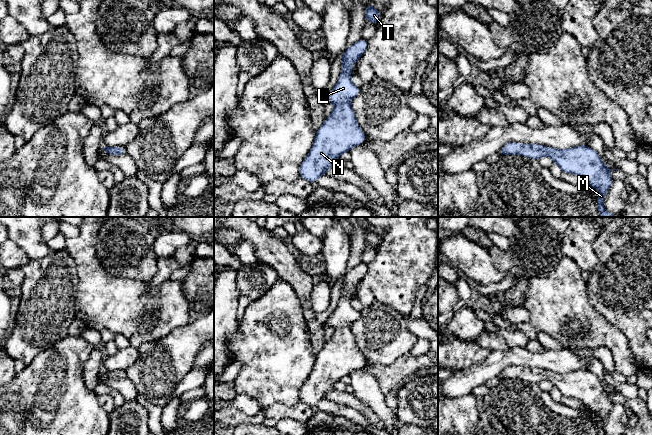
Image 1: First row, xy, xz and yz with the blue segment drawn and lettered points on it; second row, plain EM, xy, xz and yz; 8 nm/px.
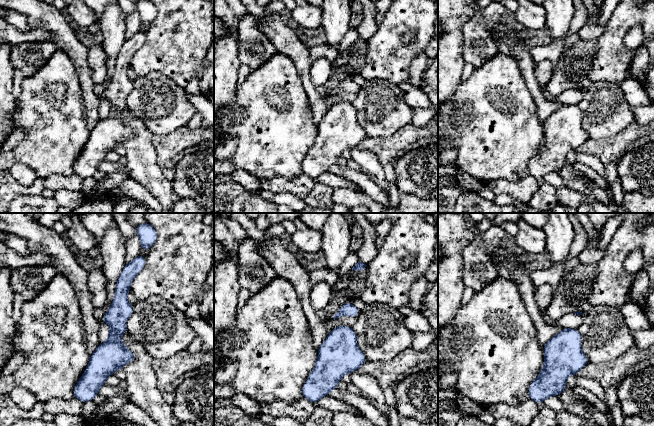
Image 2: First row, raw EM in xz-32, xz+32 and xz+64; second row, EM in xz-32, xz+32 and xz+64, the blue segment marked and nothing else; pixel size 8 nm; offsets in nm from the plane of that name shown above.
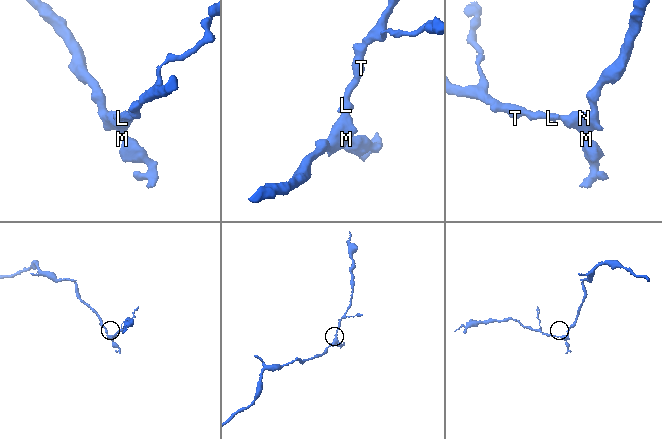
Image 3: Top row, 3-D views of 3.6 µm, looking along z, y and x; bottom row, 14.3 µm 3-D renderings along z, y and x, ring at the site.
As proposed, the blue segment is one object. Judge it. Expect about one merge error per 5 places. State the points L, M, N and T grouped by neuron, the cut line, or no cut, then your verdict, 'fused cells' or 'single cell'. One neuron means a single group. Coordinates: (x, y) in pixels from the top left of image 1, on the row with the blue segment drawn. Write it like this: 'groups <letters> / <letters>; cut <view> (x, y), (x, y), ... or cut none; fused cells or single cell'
groups L M N T; cut none; single cell

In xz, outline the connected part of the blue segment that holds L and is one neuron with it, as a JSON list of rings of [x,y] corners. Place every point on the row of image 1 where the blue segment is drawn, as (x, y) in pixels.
[[[361,38],[342,54],[339,80],[326,98],[335,107],[316,131],[312,149],[299,168],[300,177],[311,183],[317,182],[330,167],[335,166],[334,160],[344,152],[365,142],[366,134],[358,126],[349,100],[361,91],[351,82],[351,72],[367,46],[368,41]]]

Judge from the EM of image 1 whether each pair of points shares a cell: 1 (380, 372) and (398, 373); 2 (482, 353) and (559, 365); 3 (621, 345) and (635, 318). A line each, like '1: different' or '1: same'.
1: same
2: different
3: different

